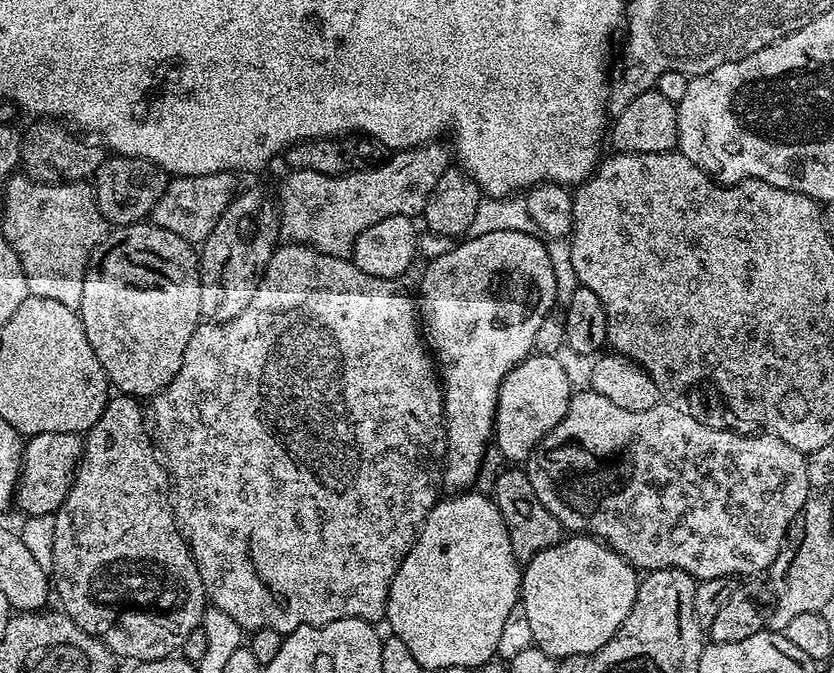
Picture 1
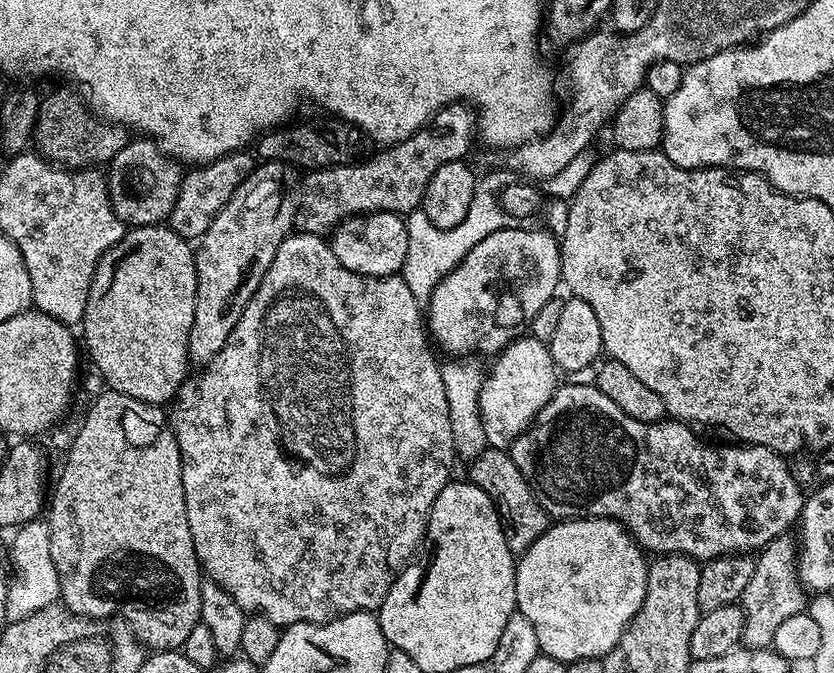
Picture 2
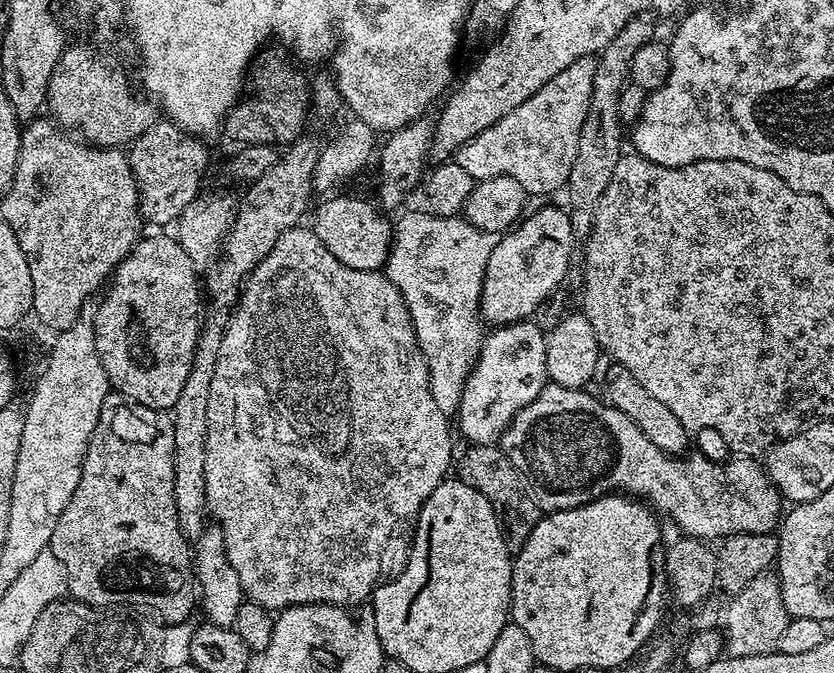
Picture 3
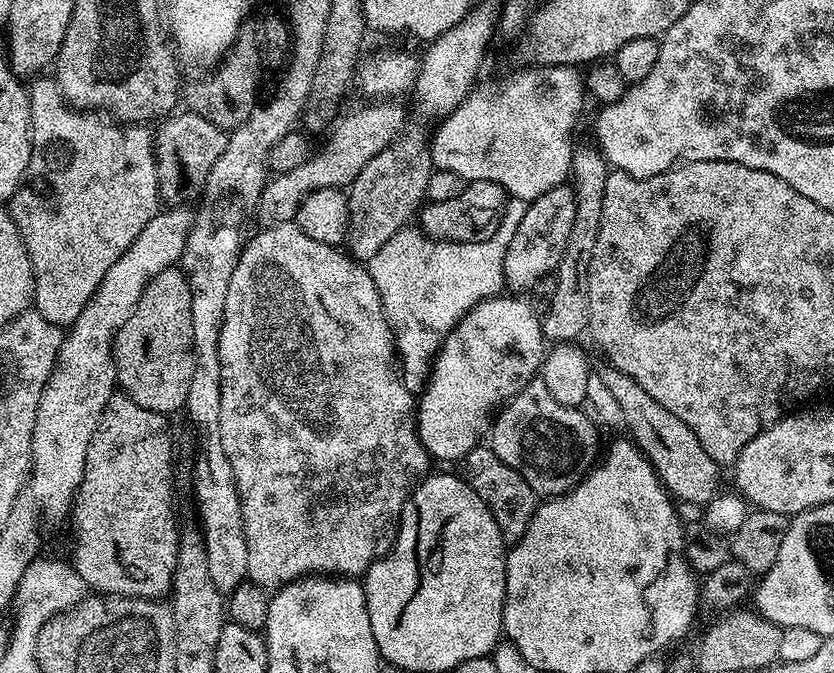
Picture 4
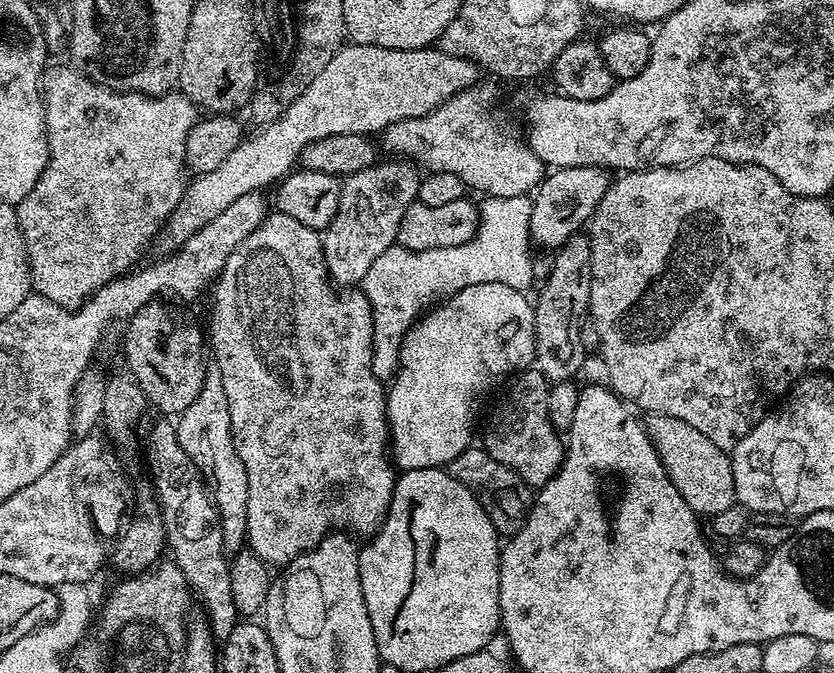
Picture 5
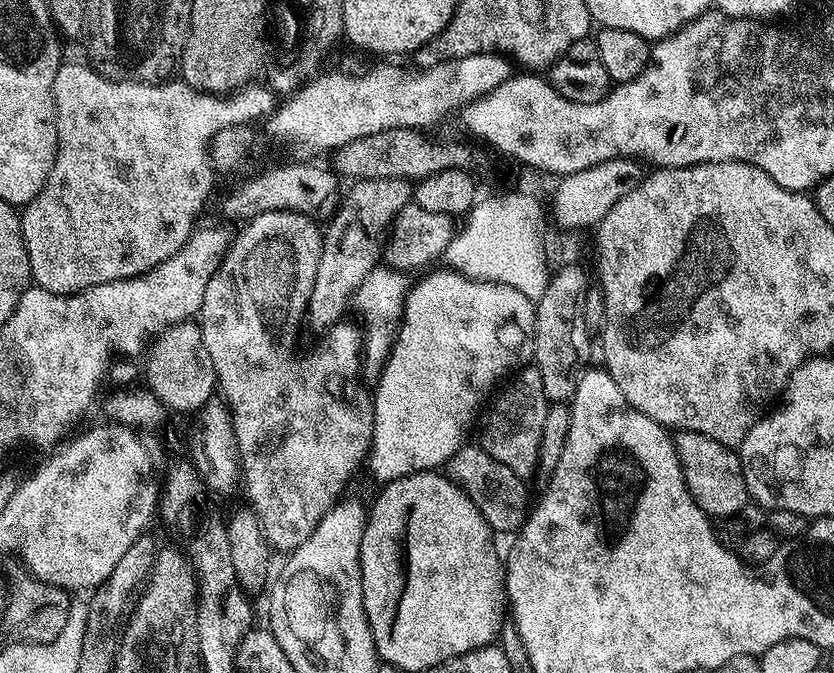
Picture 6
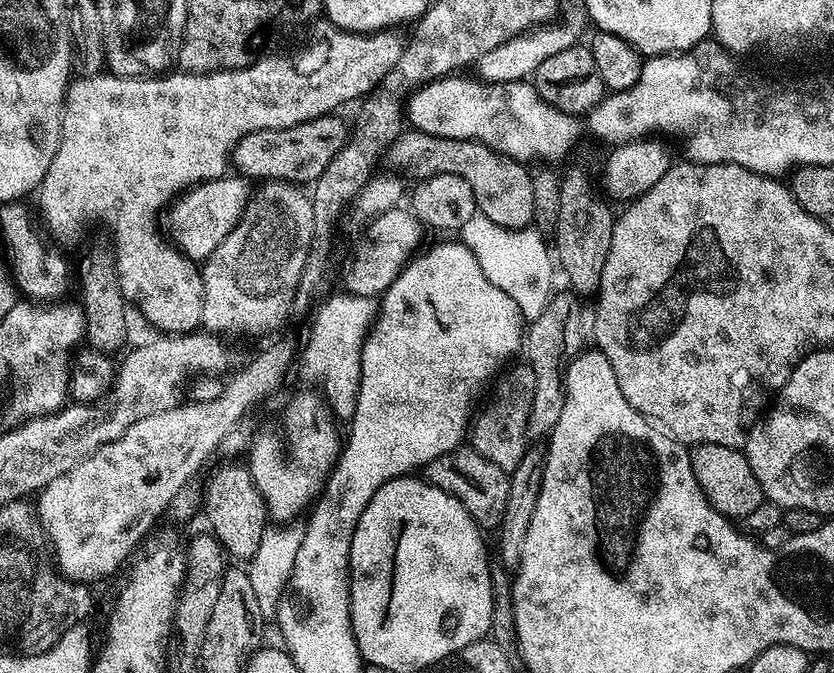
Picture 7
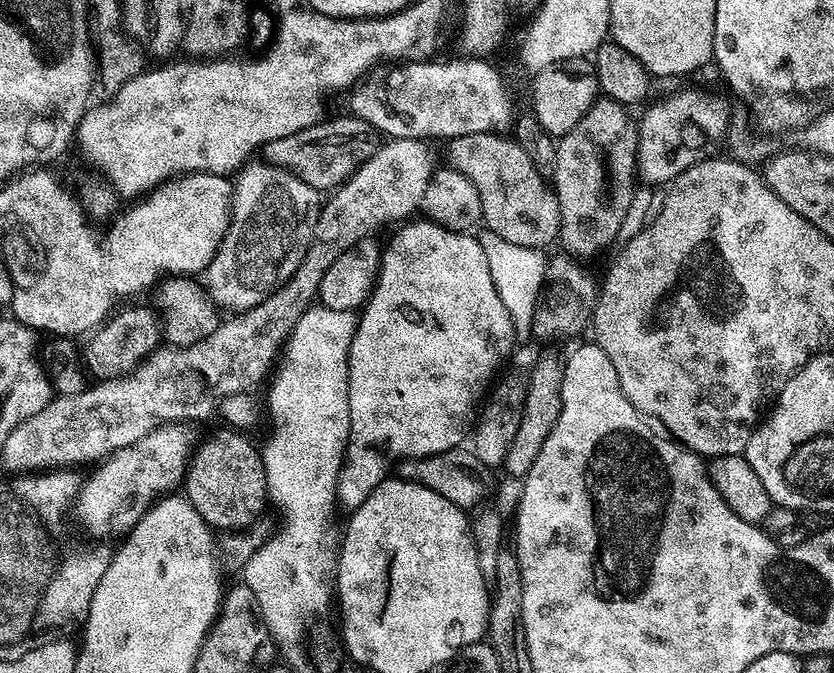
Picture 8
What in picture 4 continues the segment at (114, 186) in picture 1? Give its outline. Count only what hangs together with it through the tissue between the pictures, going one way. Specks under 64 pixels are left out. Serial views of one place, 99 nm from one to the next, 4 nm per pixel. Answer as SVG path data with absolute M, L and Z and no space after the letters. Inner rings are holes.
M187 110L169 115L160 126L154 132L160 199L165 205L180 206L188 202L184 200L190 199L196 191L197 195L203 189L206 178L210 178L210 170L214 170L214 162L218 162L222 150L226 150L228 132Z

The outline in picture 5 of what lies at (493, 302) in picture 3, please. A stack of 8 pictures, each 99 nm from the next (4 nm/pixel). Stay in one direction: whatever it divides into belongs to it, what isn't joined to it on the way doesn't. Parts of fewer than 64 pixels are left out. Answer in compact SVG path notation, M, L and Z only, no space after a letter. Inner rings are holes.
M558 168L549 171L540 182L540 187L534 193L532 214L526 222L526 232L540 248L558 250L564 243L577 235L580 228L591 221L596 207L602 202L610 185L609 173L603 168Z

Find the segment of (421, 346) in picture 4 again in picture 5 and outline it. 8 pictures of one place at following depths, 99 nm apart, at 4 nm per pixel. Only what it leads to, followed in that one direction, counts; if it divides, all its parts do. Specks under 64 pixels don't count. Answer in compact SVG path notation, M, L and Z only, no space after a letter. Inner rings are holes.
M494 196L483 202L480 229L470 242L449 248L427 248L421 252L393 246L366 270L362 291L372 307L372 373L382 382L391 381L396 375L404 335L433 306L466 286L478 286L482 282L502 282L521 290L531 286L532 256L524 252L524 240L526 244L526 222L532 214L532 200L528 196Z

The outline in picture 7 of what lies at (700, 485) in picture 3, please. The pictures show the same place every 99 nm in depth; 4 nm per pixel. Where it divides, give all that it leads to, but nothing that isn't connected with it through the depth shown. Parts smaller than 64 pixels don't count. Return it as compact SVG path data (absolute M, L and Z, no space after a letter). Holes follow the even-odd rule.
M521 362L517 368L511 368L509 367L495 381L496 389L493 390L488 405L481 412L479 409L470 428L471 447L475 448L478 454L490 458L494 466L502 466L502 470L509 474L512 474L522 462L524 453L529 447L536 393L536 375L532 367Z

